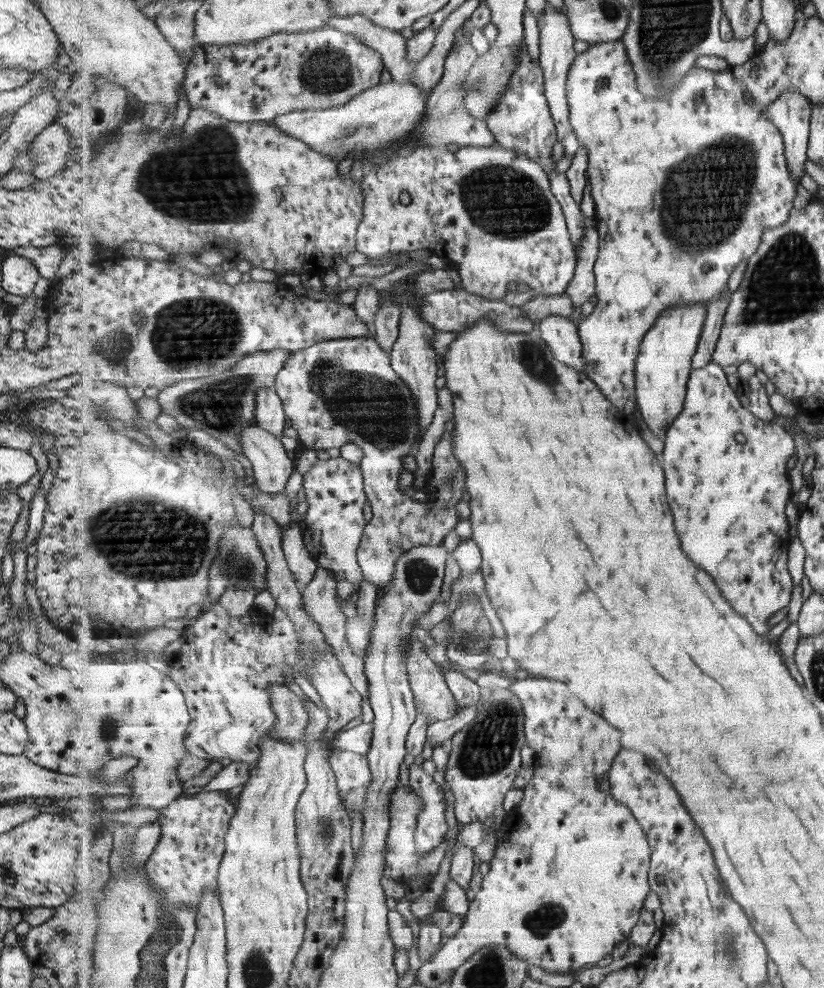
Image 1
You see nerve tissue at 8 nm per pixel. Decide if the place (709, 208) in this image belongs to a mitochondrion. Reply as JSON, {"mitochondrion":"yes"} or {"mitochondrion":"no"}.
{"mitochondrion":"yes"}

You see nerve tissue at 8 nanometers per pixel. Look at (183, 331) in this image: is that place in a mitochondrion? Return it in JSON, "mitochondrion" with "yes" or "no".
{"mitochondrion":"yes"}

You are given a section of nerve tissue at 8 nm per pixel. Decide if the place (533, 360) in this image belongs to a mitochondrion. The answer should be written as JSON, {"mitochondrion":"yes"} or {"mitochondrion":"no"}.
{"mitochondrion":"yes"}

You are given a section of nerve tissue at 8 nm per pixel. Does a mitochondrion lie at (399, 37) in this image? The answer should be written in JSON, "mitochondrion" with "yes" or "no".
{"mitochondrion":"no"}

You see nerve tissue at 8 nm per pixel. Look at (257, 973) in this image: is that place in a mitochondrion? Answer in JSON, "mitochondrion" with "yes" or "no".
{"mitochondrion":"yes"}

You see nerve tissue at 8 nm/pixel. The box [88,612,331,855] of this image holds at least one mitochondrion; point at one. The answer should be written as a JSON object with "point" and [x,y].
{"point":[109,730]}

